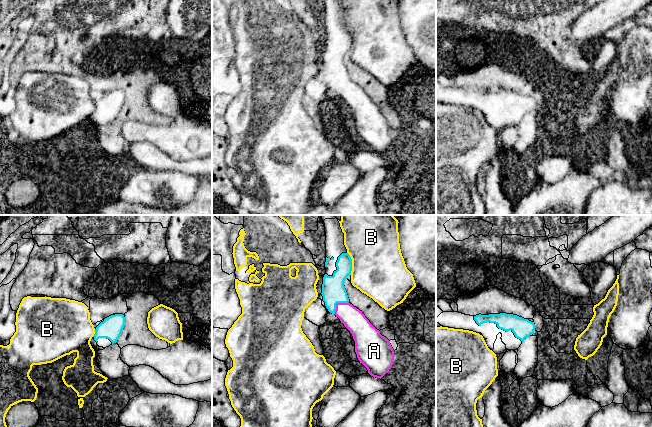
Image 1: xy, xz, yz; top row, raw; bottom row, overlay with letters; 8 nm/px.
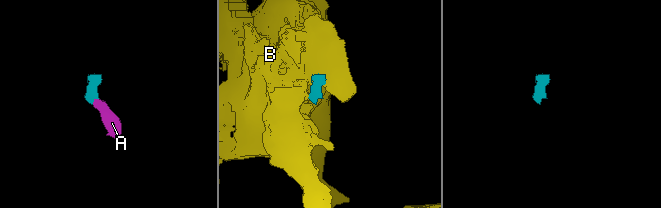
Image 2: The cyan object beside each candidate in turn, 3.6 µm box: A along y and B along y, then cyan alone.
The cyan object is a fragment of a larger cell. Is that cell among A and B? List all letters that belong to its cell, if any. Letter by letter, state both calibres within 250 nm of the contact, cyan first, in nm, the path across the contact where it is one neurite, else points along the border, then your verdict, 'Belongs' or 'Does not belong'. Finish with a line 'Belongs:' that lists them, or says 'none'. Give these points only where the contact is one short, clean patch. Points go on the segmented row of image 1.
A: Thickness 190 nm (cyan) against 180 nm. Path across: xz (333, 290), (337, 302), (354, 320). Belongs
B: Thickness 180 nm (cyan) against 440 nm. Boundary: xz (347, 252), (351, 259), (350, 274). Does not belong
Belongs: A

